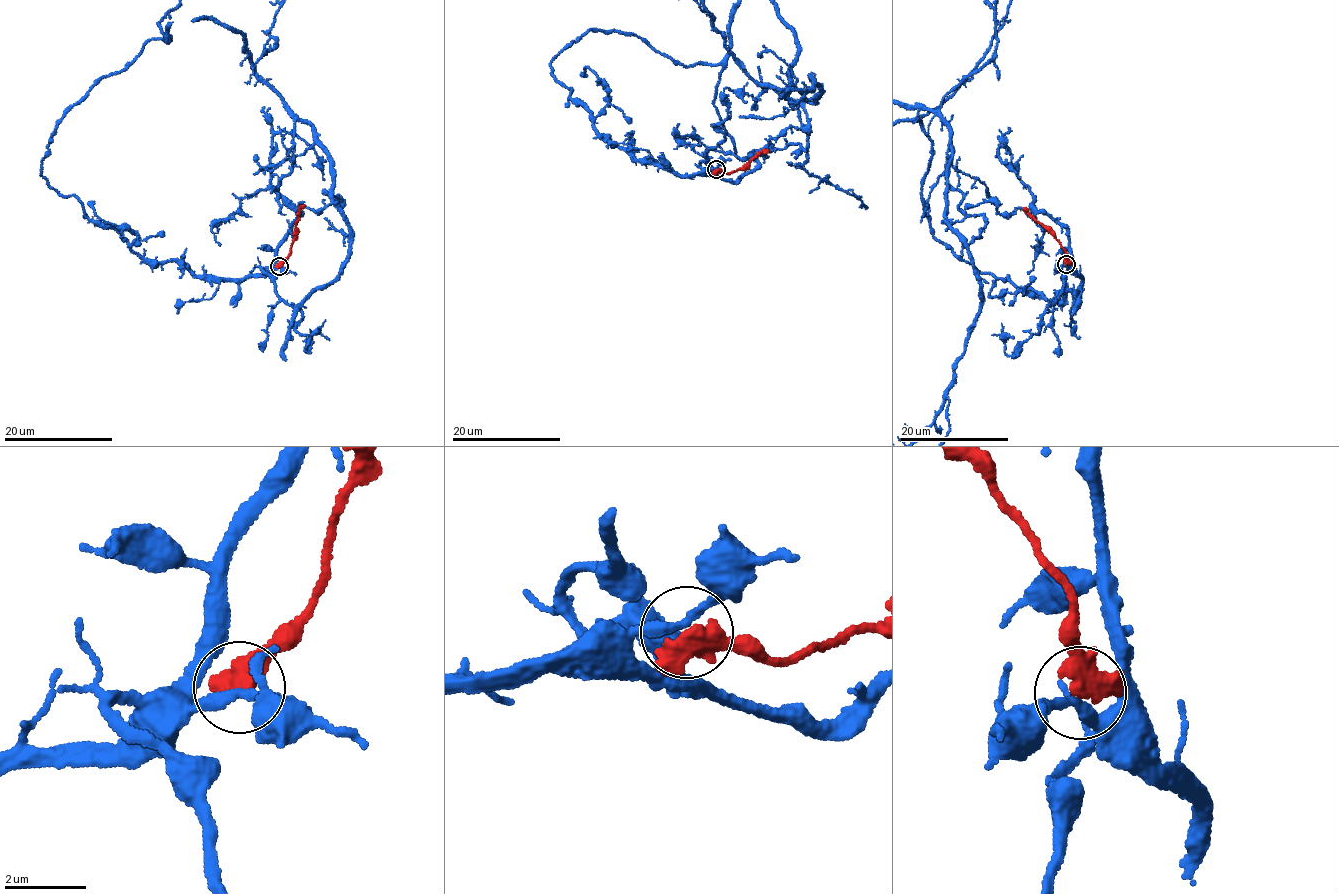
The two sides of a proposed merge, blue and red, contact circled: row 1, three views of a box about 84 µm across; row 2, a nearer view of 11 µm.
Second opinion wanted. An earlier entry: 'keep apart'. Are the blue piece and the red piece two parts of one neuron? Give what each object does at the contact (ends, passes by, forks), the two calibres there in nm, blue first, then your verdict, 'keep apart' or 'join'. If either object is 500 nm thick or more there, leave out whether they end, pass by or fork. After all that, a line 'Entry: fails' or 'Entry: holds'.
240/700 nm | keep apart
Entry: holds

